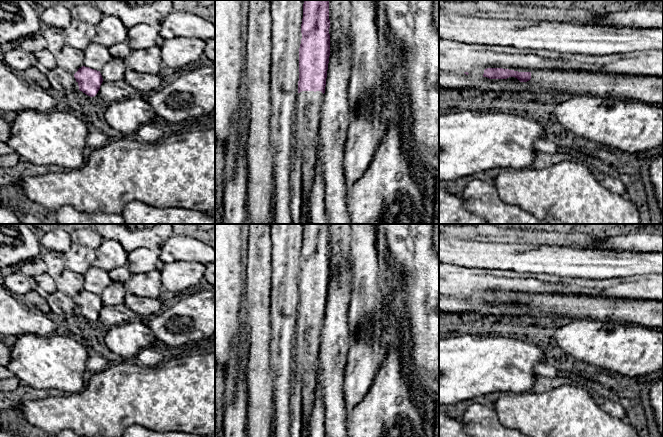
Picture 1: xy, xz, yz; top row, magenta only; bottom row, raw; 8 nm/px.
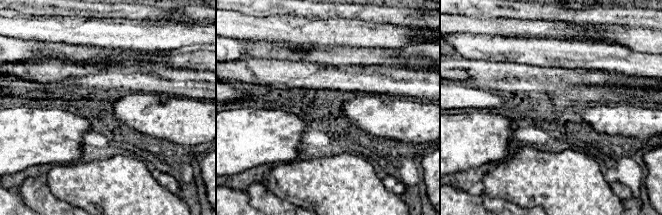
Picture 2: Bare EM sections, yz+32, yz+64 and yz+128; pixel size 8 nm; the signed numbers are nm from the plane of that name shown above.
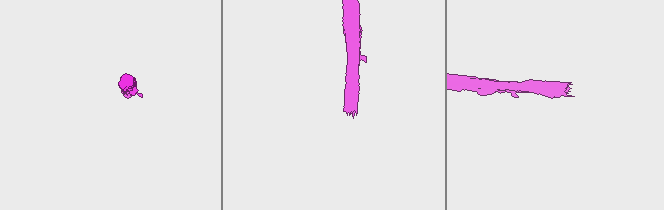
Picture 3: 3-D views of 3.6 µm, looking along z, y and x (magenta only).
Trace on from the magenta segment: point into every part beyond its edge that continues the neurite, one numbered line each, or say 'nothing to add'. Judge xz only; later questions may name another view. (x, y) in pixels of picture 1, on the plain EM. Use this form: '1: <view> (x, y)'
1: xz (309, 327)

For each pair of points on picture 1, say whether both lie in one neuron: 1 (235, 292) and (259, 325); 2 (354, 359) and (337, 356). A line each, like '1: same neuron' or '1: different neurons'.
1: different neurons
2: different neurons

